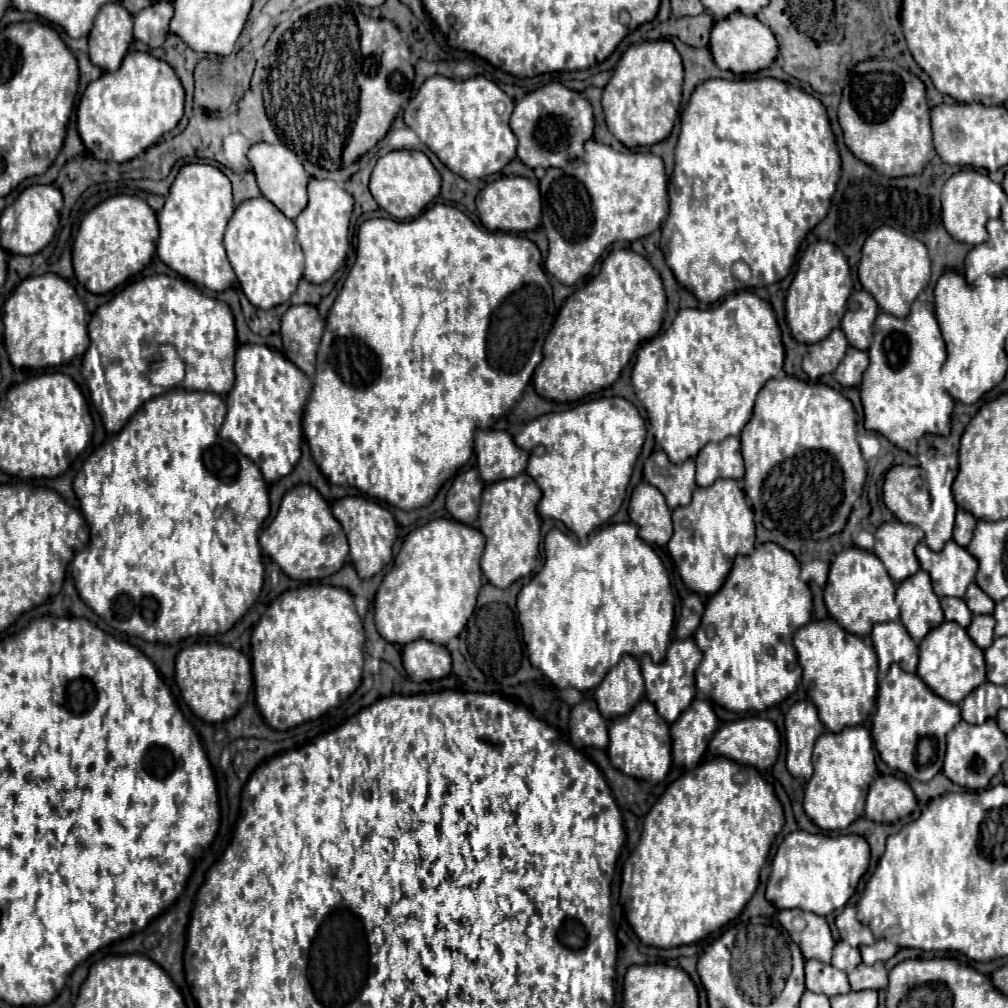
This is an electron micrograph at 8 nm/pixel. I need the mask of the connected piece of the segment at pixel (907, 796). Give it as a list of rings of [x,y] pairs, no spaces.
[[[879,775],[867,793],[865,817],[879,823],[895,823],[907,817],[917,805],[911,787],[895,775]]]

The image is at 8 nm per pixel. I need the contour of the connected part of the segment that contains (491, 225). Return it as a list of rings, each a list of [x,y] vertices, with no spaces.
[[[503,175],[479,191],[477,211],[483,227],[487,227],[489,231],[513,231],[513,233],[531,231],[541,223],[539,189],[527,177]]]

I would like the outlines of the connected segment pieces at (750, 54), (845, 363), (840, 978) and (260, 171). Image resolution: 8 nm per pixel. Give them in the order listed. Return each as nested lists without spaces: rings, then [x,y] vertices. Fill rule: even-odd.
[[[743,13],[729,15],[727,19],[721,19],[715,23],[715,27],[711,29],[709,49],[719,69],[729,69],[737,75],[755,73],[759,69],[765,69],[777,57],[777,41],[771,29],[763,25],[757,17],[747,17]]]
[[[855,347],[847,349],[847,355],[835,369],[833,377],[843,385],[843,387],[859,387],[861,385],[861,375],[869,365],[869,355],[865,351],[859,351]]]
[[[817,959],[805,961],[805,987],[809,991],[825,995],[847,993],[851,989],[845,971],[839,971],[829,963],[821,963]]]
[[[261,141],[249,149],[247,157],[251,161],[263,197],[269,199],[285,217],[295,219],[301,213],[301,209],[307,205],[307,183],[309,183],[309,173],[301,165],[295,151],[291,151],[285,145],[273,145]]]

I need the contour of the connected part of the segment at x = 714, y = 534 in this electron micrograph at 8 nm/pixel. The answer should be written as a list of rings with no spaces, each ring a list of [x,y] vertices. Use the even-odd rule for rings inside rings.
[[[717,479],[711,487],[697,487],[687,507],[673,511],[675,533],[667,545],[679,575],[689,591],[713,595],[721,589],[737,553],[749,555],[755,547],[755,521],[751,505],[735,479]]]

